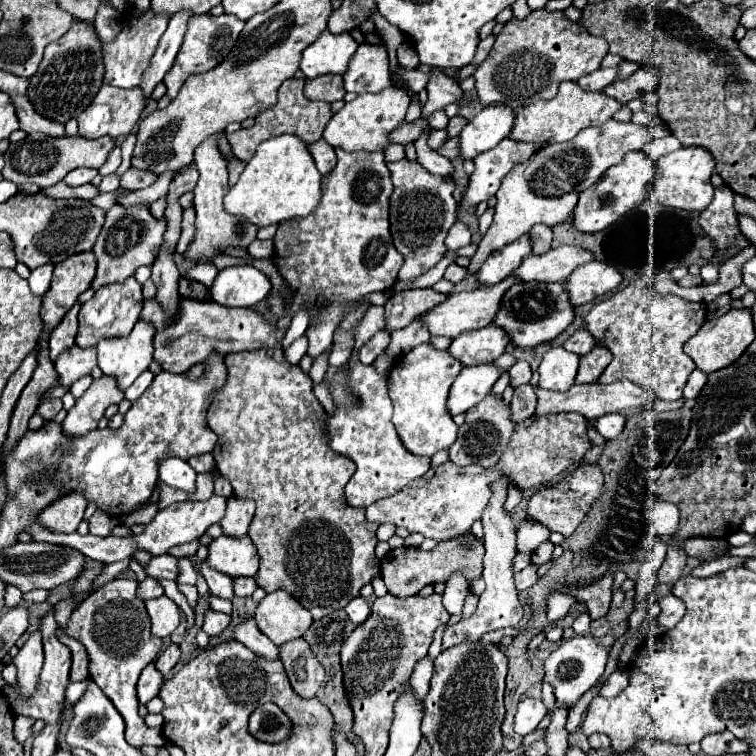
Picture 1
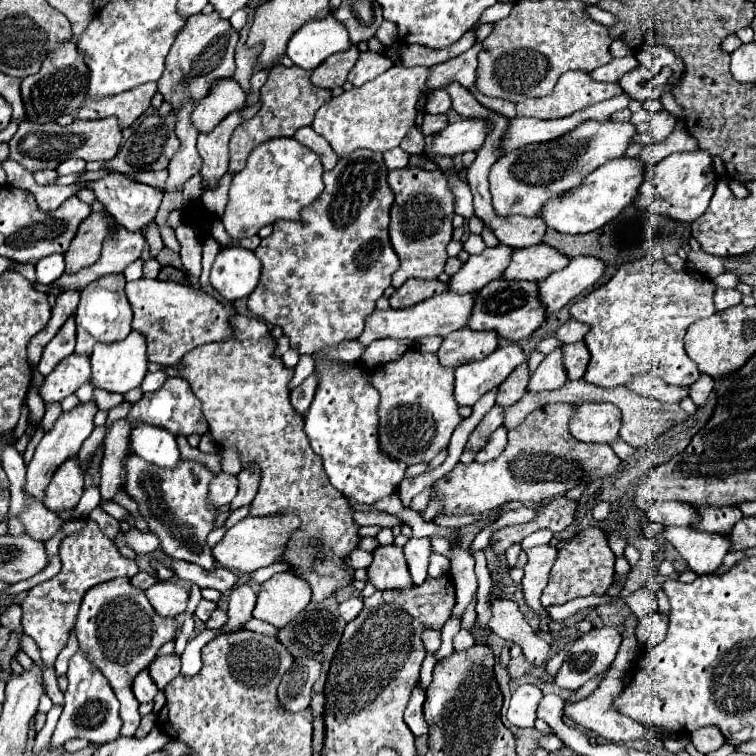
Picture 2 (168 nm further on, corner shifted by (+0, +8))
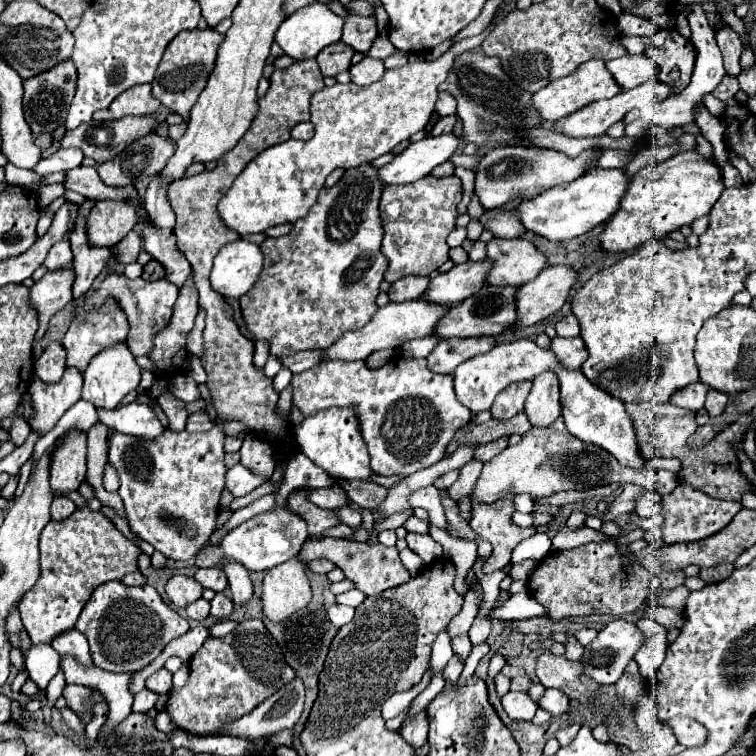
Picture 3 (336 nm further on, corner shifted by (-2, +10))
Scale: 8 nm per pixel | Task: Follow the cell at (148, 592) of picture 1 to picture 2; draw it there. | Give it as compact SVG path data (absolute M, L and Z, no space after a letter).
M140 571L140 573L136 573L136 575L130 579L130 583L132 583L134 587L138 587L138 589L148 589L148 587L152 587L152 585L156 583L156 577L150 575L150 573Z

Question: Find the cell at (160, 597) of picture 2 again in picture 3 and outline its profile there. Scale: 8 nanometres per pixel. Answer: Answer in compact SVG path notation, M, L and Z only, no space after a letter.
M174 575L166 583L166 595L170 597L170 601L176 607L188 607L190 603L194 603L196 599L202 597L202 591L204 591L204 587L200 583L196 583L190 577L184 577L184 575Z

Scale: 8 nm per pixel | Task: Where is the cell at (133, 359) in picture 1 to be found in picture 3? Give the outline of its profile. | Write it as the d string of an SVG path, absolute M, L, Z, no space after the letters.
M128 343L124 345L114 345L112 349L104 349L104 353L98 353L92 357L88 369L84 371L84 389L82 389L82 399L94 403L96 407L104 409L114 409L124 395L134 391L140 385L140 365L136 363L136 357L130 353Z

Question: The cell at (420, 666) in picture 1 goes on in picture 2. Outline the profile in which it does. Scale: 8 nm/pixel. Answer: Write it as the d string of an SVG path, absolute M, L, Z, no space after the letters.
M416 687L414 689L414 695L406 707L406 713L404 713L404 721L406 725L410 727L410 731L420 737L420 735L428 735L428 723L422 715L422 703L424 703L424 689Z

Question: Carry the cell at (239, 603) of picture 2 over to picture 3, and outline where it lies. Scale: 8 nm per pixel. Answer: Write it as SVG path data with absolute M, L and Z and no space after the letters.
M226 561L224 573L228 577L228 585L232 589L232 601L234 605L246 605L250 603L254 591L252 591L252 581L248 577L248 569L238 565L236 561Z

